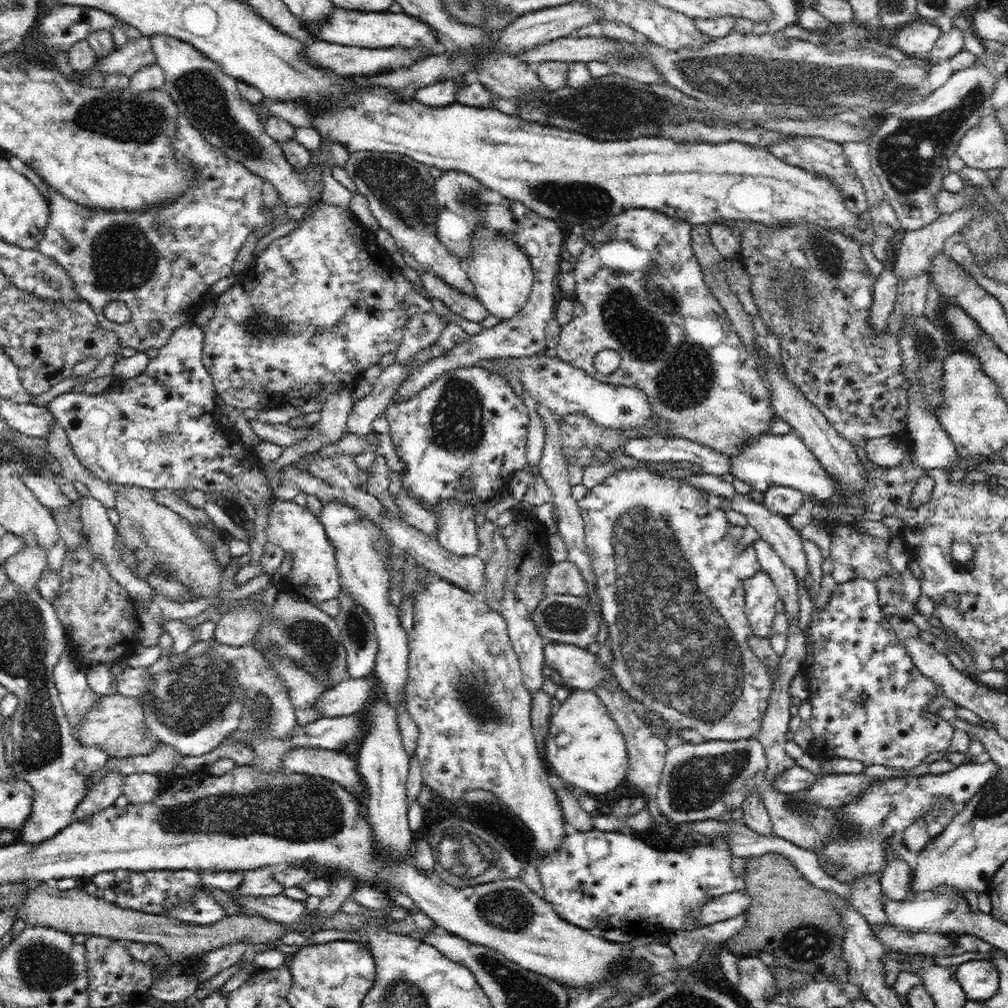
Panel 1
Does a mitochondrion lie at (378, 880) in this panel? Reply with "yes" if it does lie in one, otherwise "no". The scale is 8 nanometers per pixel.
no

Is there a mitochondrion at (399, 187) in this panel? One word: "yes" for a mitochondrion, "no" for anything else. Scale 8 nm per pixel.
yes

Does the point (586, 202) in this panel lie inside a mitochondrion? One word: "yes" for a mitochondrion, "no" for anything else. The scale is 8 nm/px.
yes

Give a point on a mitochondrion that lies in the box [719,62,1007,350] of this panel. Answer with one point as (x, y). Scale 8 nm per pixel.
(906, 172)

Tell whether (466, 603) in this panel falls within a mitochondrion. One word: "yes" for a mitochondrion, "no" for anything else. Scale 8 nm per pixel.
no

